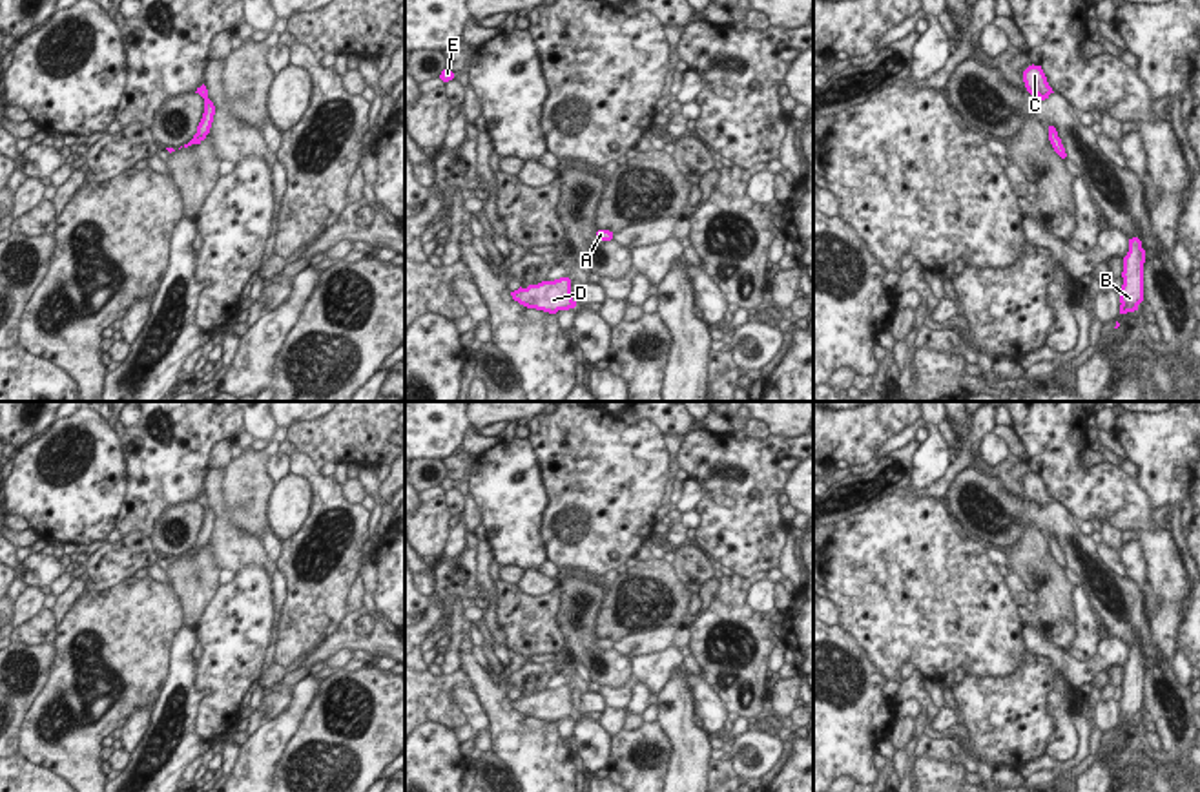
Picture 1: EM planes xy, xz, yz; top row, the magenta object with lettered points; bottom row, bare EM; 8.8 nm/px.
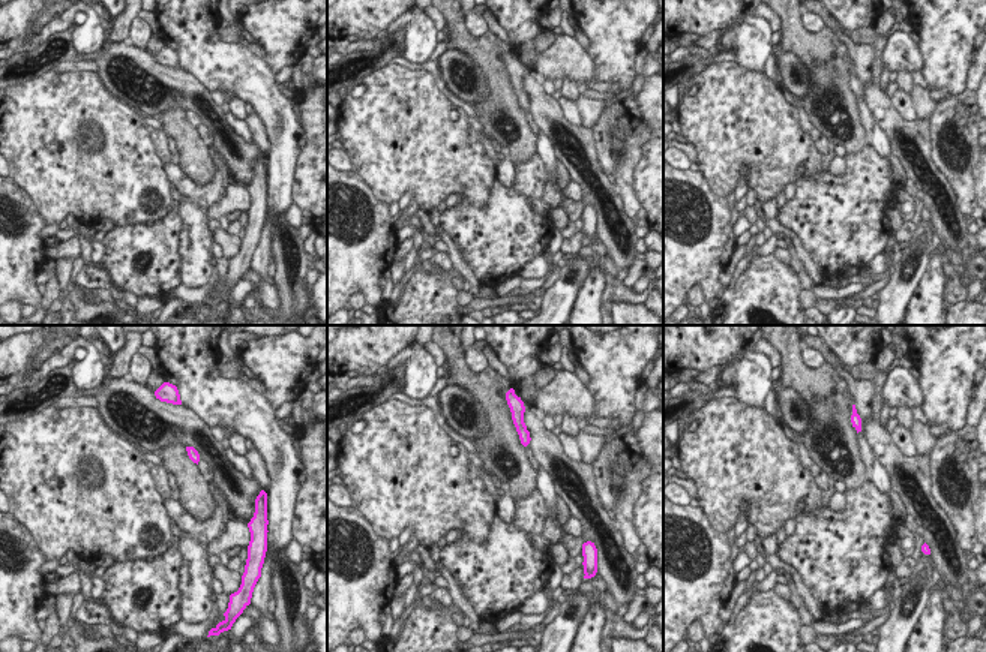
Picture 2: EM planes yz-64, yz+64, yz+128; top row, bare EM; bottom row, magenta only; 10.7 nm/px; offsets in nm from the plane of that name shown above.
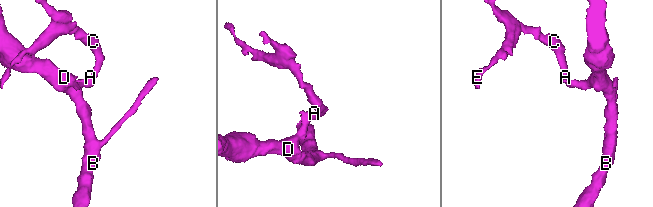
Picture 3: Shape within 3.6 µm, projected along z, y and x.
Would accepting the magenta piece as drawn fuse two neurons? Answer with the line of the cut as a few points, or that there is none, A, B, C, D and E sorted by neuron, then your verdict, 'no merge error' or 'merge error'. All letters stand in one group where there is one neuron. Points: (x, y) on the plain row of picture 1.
cut none; groups A B C D E; no merge error

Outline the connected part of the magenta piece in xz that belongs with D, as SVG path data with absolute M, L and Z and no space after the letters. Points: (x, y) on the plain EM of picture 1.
M560 686L554 690L542 690L511 701L512 708L527 717L556 723L558 719L569 719L576 715L571 704L571 688Z

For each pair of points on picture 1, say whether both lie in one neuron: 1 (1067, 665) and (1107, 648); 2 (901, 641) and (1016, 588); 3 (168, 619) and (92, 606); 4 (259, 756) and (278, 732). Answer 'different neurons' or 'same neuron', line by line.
1: same neuron
2: different neurons
3: same neuron
4: same neuron

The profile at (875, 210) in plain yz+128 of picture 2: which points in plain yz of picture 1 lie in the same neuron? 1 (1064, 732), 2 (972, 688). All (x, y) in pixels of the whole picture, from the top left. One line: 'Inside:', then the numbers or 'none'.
Inside: 2

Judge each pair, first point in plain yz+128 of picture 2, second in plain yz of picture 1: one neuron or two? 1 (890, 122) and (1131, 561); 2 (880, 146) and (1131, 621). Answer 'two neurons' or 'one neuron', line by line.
1: two neurons
2: two neurons

